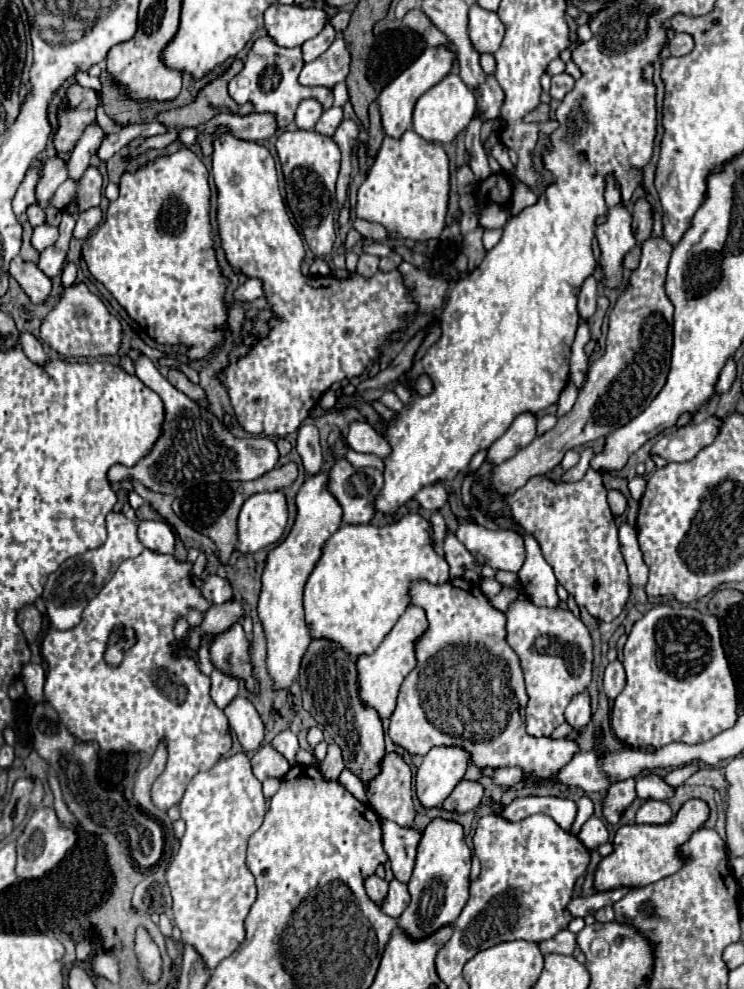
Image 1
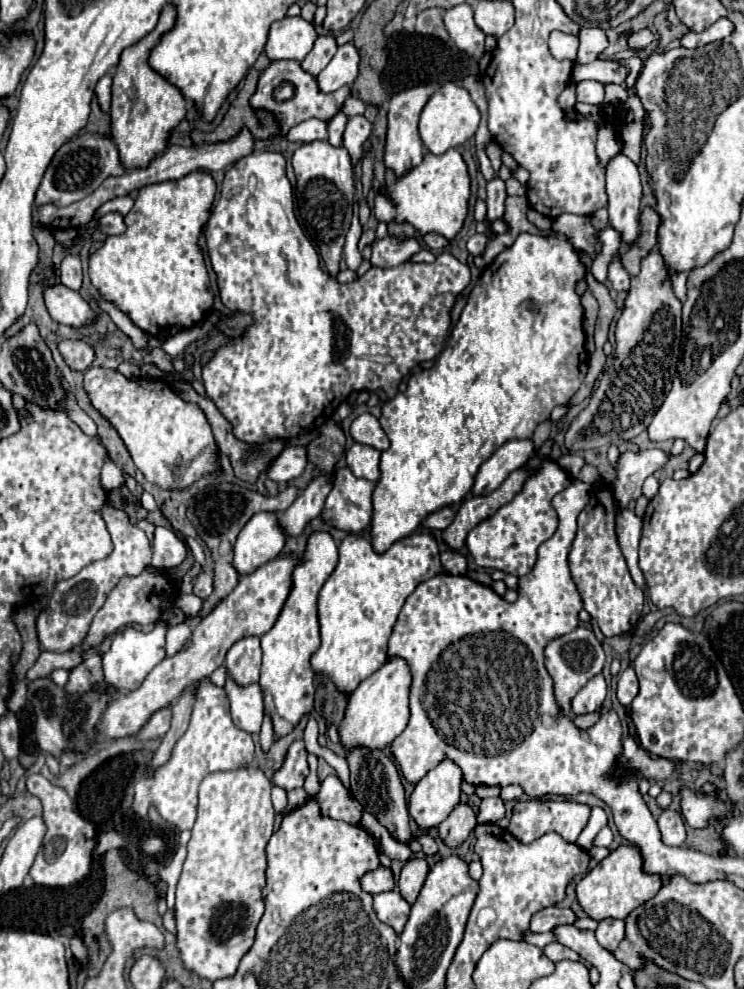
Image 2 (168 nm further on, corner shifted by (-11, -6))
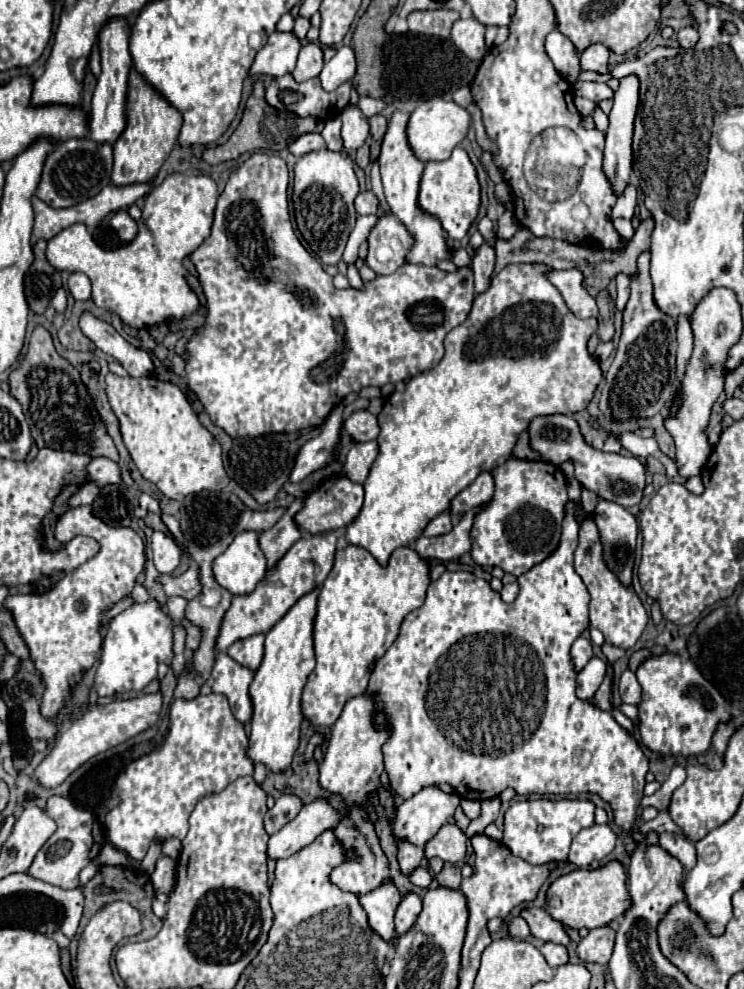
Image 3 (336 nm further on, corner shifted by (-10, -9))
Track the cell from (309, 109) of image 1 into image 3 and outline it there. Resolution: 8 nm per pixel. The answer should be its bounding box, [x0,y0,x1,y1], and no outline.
[288,133,326,157]

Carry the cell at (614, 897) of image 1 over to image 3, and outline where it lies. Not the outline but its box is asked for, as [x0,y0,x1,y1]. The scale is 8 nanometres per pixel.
[508,917,530,939]

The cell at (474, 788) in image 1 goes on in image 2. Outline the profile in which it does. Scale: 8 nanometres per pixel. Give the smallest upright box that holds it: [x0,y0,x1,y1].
[437,804,477,850]

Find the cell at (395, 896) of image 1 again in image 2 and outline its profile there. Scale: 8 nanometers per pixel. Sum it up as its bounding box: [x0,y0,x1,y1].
[373,890,411,934]

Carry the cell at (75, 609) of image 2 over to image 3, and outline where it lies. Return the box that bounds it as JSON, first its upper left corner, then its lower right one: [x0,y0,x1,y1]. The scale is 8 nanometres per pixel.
[4,505,144,717]

